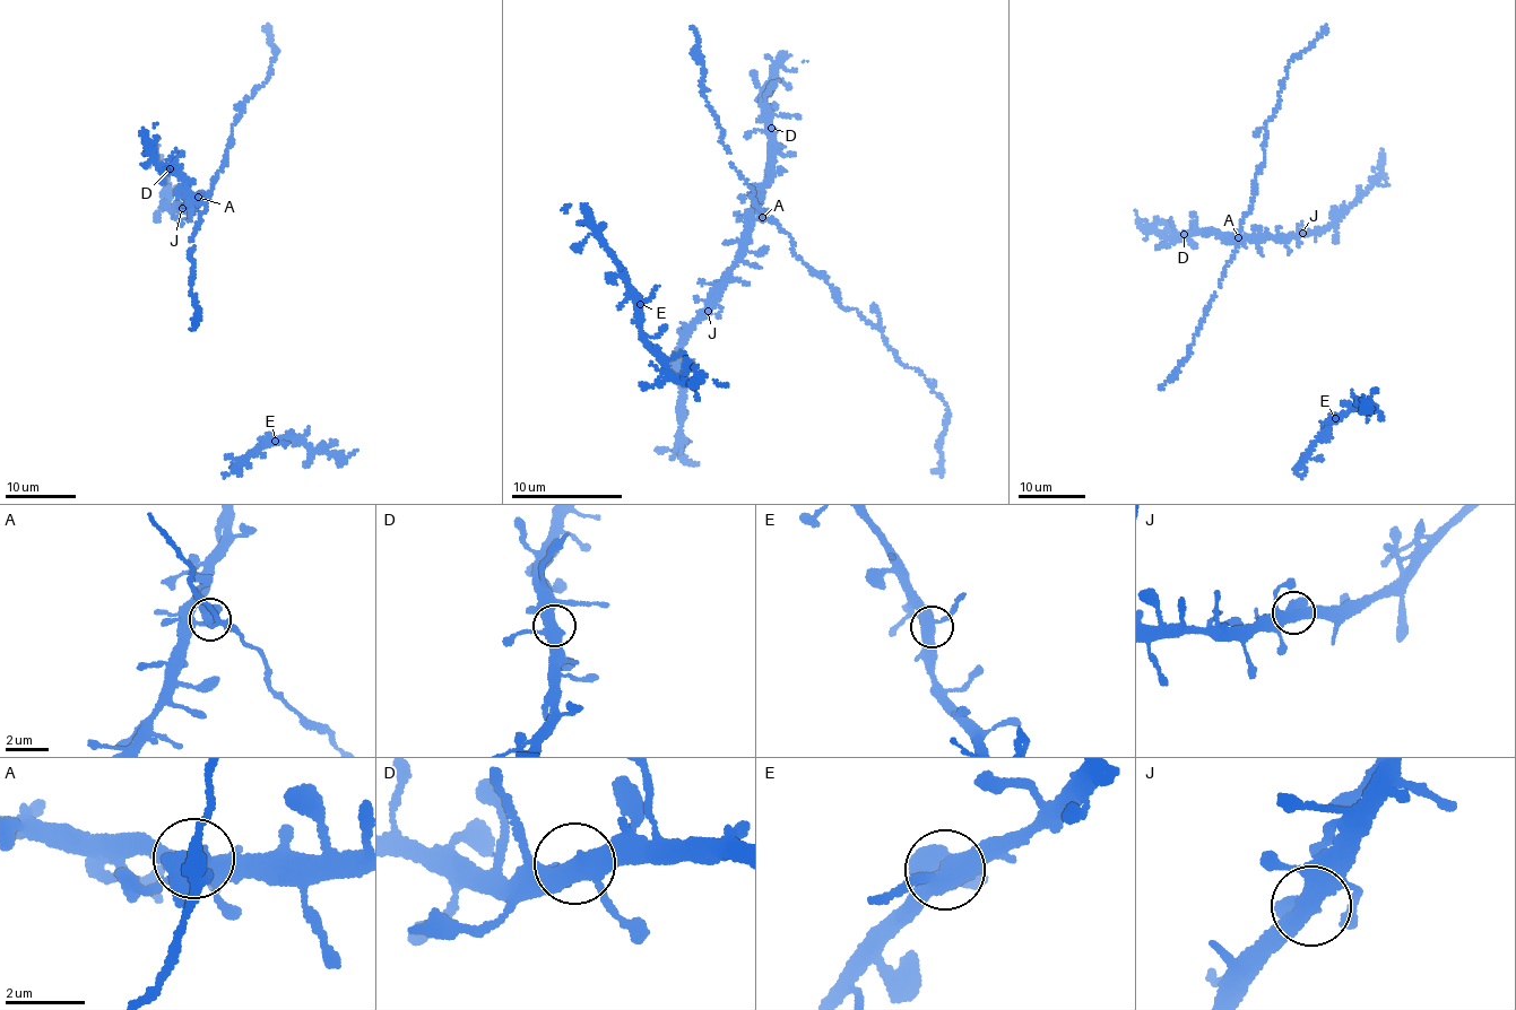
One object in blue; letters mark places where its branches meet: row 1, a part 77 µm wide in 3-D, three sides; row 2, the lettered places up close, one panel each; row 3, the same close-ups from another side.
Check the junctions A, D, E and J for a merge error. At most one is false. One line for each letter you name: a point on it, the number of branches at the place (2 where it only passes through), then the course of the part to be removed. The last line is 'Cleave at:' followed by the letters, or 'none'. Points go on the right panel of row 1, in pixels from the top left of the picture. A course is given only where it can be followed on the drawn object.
Cleave at: none

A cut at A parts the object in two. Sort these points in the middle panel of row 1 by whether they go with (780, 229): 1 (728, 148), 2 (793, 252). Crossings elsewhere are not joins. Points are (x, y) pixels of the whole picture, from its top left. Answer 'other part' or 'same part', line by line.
1: other part
2: same part

